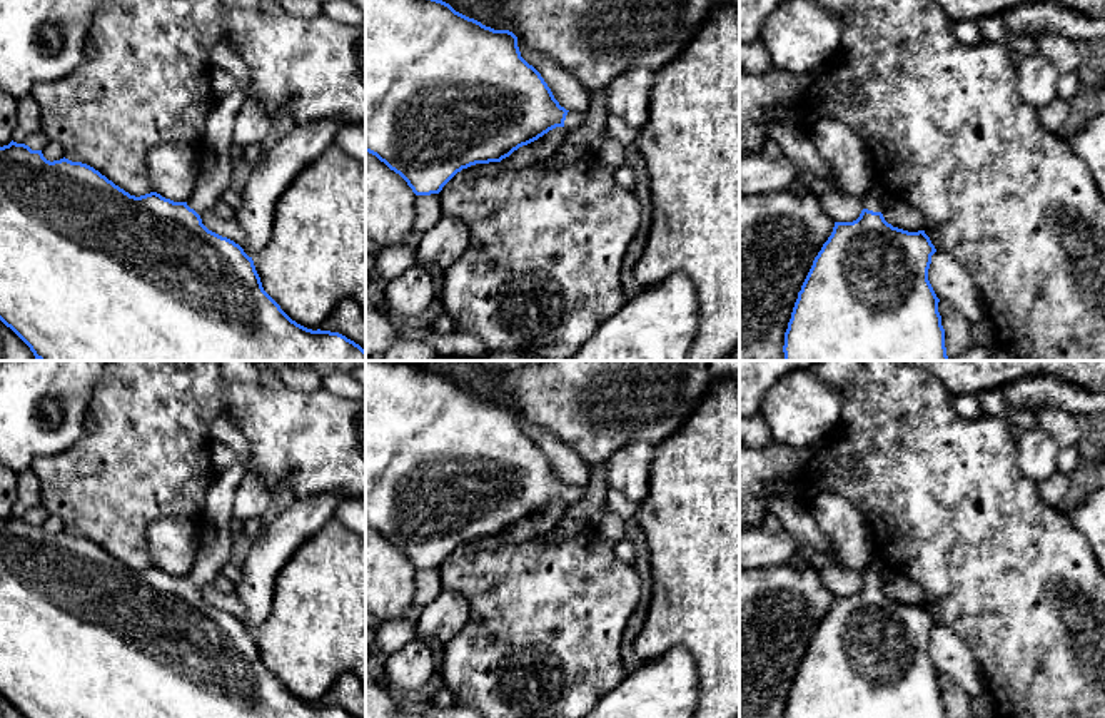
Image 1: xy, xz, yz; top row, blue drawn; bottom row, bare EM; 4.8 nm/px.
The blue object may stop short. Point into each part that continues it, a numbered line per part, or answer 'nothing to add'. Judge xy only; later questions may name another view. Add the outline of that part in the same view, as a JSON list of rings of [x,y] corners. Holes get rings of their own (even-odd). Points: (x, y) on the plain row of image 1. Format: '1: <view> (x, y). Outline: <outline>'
1: xy (216, 543). Outline: [[[227,412],[215,417],[209,427],[210,441],[227,444],[237,456],[237,461],[219,473],[205,494],[205,509],[202,536],[195,563],[187,579],[199,589],[222,573],[232,551],[230,521],[235,493],[250,469],[250,446],[244,432],[232,424]]]

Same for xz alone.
1: xz (573, 493). Outline: [[[568,486],[566,494],[564,494],[564,501],[569,503],[576,503],[579,499],[583,499],[586,496],[586,489],[579,488],[579,486]]]

